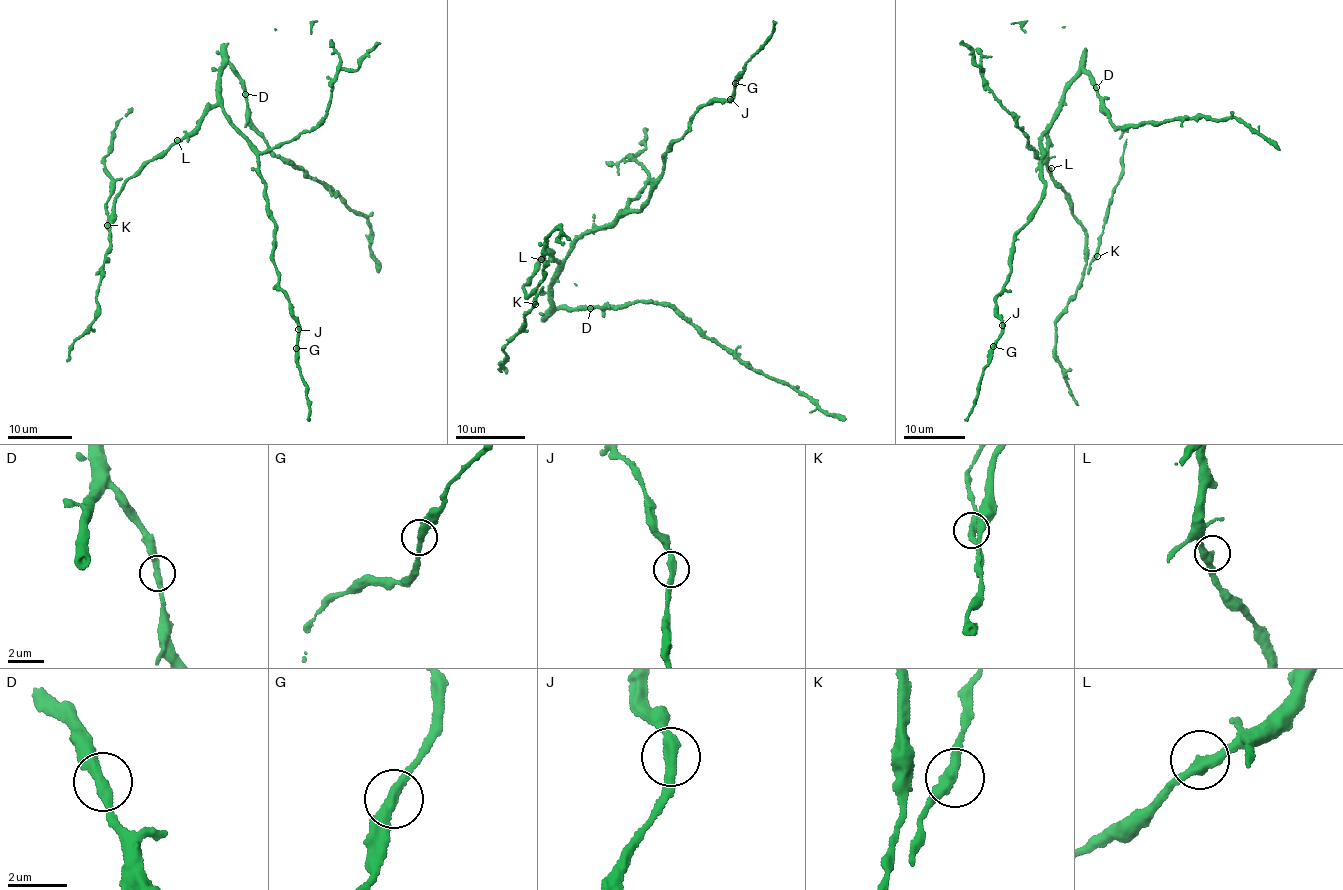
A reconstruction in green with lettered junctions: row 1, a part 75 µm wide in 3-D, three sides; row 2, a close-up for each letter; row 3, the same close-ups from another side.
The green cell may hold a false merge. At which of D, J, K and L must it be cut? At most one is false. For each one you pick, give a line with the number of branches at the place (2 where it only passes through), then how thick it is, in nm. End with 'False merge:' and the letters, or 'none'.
False merge: none

